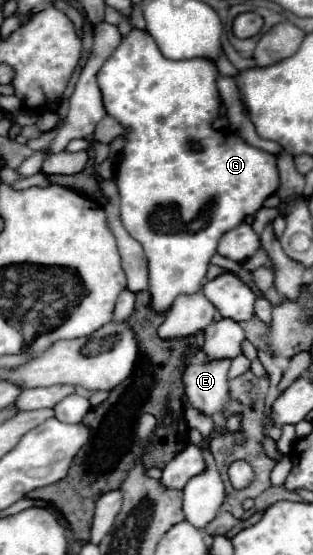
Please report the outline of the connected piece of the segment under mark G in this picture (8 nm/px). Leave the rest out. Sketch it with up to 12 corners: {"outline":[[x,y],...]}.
{"outline":[[131,27],[97,73],[155,311],[279,189],[217,65]]}

